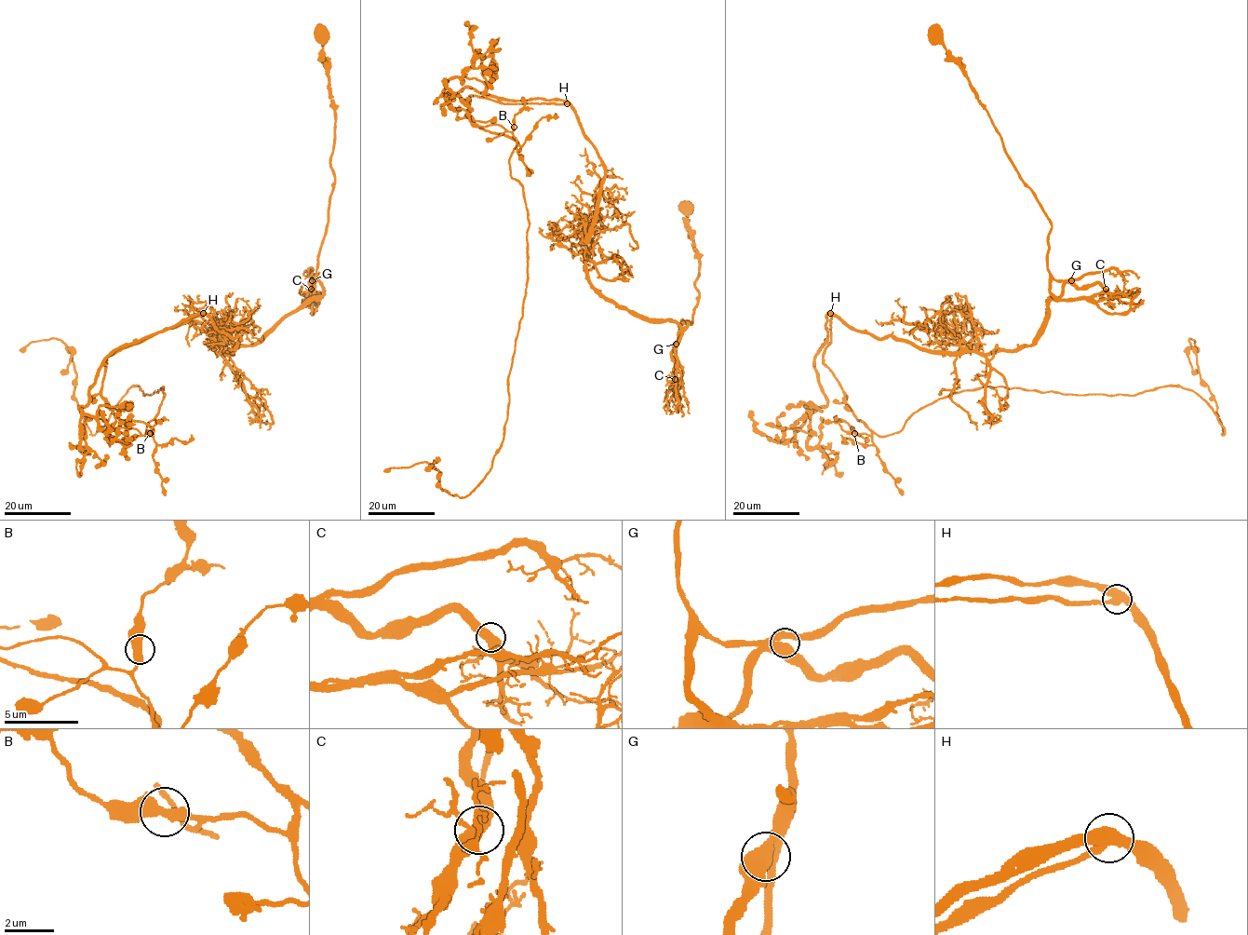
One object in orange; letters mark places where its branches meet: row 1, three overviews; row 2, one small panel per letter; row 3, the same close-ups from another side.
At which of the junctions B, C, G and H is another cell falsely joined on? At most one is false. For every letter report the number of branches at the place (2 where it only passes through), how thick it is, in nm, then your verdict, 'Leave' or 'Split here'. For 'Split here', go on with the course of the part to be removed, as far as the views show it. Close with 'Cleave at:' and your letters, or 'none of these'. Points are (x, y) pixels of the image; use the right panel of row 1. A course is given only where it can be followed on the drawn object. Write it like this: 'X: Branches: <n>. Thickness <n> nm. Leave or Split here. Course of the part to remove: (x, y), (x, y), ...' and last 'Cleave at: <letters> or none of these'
B: Branches: 3. Thickness 420 nm. Leave
C: Branches: 3. Thickness 440 nm. Leave
G: Branches: 3. Thickness 440 nm. Leave
H: Branches: 3. Thickness 440 nm. Split here. Course of the part to remove: (831, 313), (824, 364), (879, 436), (986, 386), (1133, 395), (1178, 386), (1225, 434), (1190, 338), (1198, 350)
Cleave at: H

